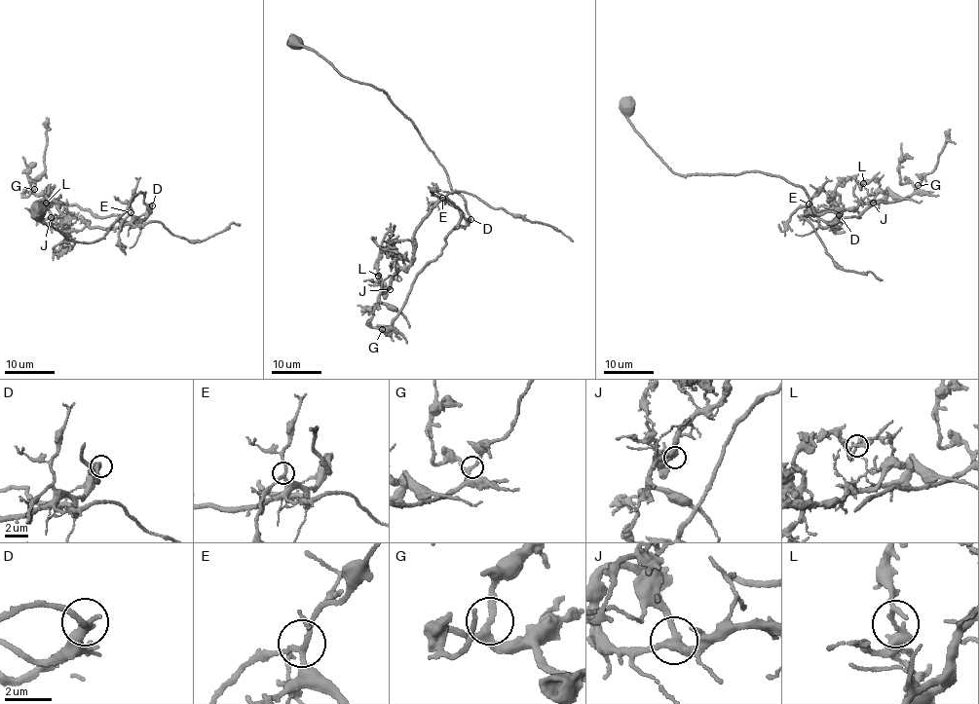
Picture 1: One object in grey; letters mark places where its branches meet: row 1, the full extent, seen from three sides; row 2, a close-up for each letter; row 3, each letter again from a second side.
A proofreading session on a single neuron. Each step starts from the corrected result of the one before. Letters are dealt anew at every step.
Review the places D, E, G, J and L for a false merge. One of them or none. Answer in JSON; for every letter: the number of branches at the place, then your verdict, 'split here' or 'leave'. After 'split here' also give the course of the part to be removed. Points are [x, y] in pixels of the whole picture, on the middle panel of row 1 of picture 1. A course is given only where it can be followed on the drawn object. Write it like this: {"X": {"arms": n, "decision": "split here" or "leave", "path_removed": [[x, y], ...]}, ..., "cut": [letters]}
{"D": {"arms": 4, "decision": "leave"}, "E": {"arms": 3, "decision": "leave"}, "G": {"arms": 3, "decision": "leave"}, "J": {"arms": 3, "decision": "leave"}, "L": {"arms": 3, "decision": "split here", "path_removed": [[378, 277], [378, 254], [386, 246], [400, 256], [395, 257], [397, 258], [395, 264], [397, 272]]}, "cut": ["L"]}

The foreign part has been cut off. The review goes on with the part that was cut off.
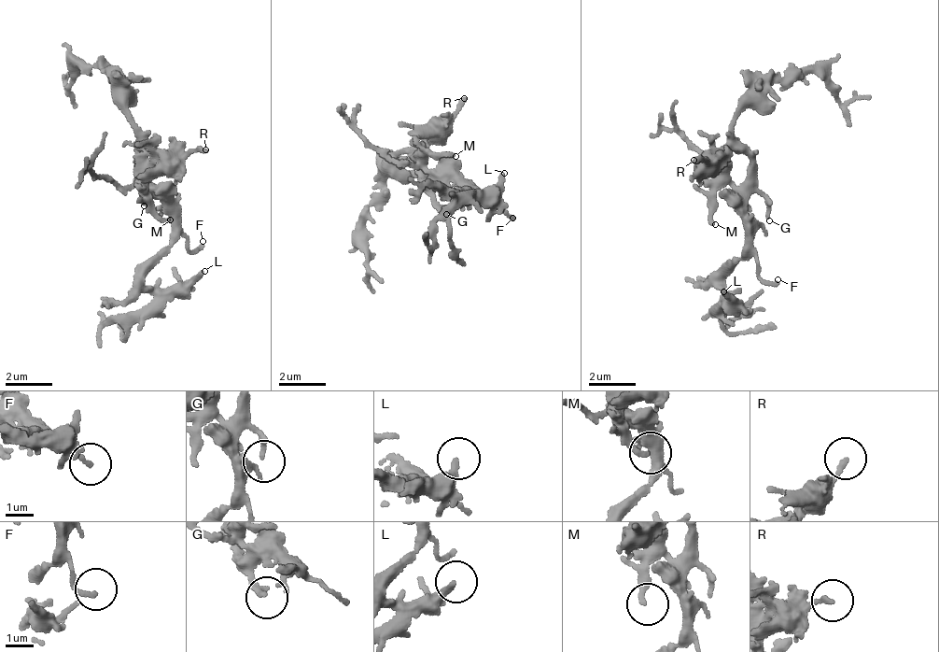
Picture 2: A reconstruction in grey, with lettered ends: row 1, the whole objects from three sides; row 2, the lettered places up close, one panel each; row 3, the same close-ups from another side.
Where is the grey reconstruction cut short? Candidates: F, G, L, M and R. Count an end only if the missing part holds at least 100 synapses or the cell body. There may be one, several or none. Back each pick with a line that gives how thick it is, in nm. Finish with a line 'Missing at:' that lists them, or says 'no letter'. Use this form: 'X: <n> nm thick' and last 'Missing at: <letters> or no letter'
R: 170 nm thick
Missing at: R

